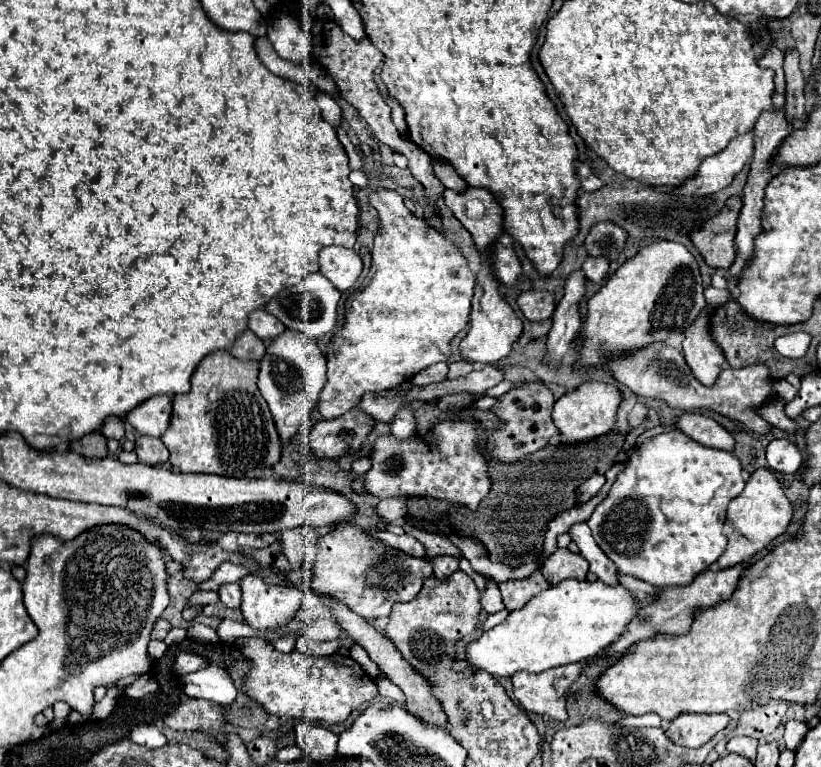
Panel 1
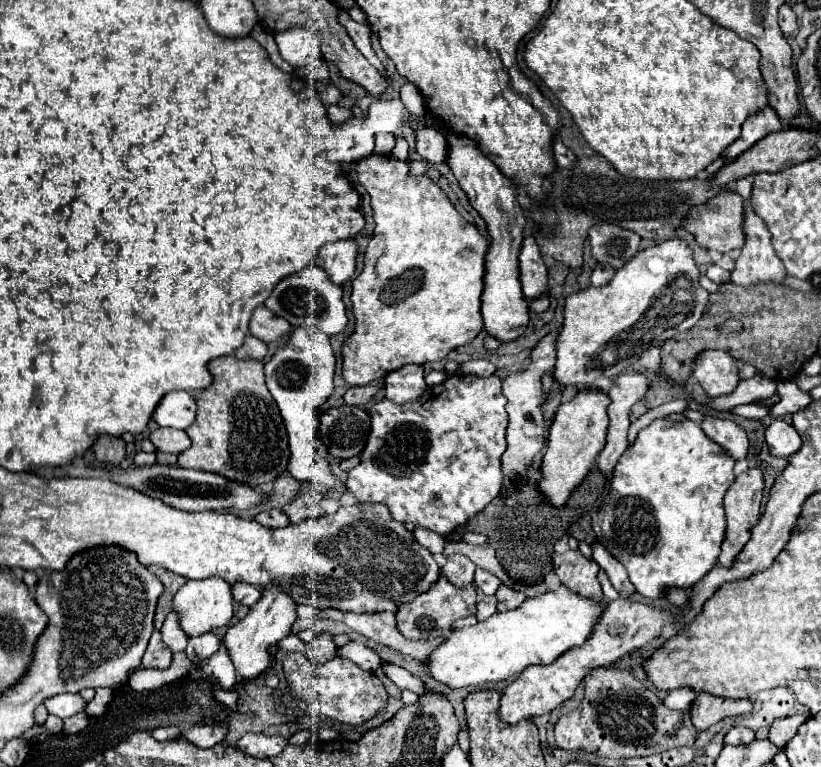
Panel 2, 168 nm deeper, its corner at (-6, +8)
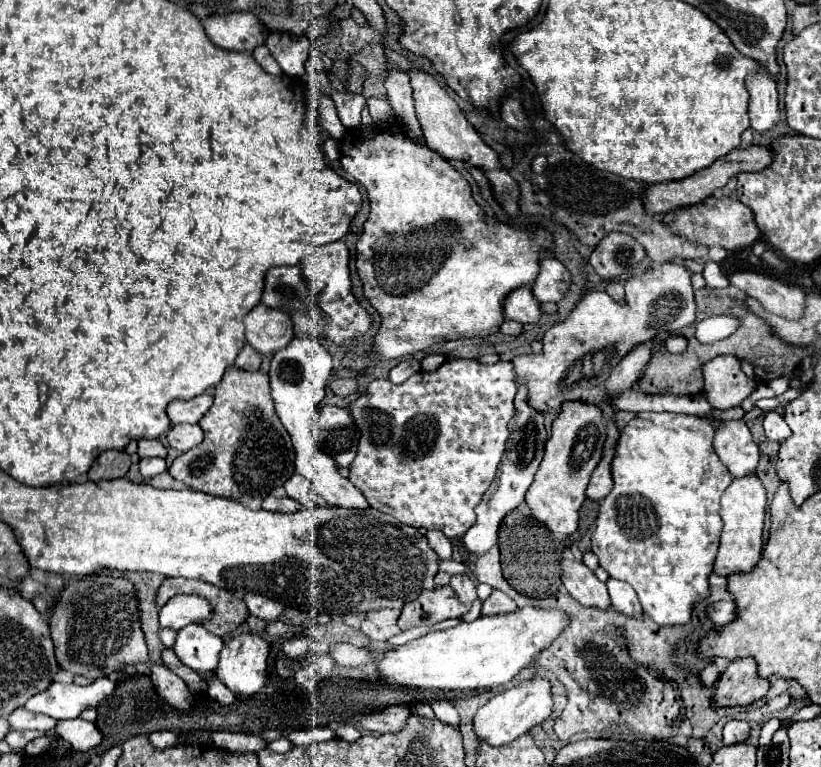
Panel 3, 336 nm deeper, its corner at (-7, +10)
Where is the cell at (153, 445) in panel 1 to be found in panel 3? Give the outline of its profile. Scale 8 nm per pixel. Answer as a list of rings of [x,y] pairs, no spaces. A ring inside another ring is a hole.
[[[172,425],[168,431],[168,443],[172,449],[184,453],[202,443],[202,429],[198,425]]]

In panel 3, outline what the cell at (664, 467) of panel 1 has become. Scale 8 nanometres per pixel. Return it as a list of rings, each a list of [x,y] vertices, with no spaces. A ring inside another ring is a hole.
[[[638,413],[624,429],[616,447],[616,457],[612,461],[612,477],[614,477],[614,489],[610,491],[608,497],[604,497],[600,501],[600,513],[596,519],[596,531],[592,535],[592,551],[598,555],[600,565],[608,571],[608,575],[628,581],[634,591],[638,593],[638,599],[642,603],[642,609],[658,623],[658,625],[684,625],[690,619],[692,607],[698,599],[708,597],[708,575],[712,571],[716,553],[718,553],[718,545],[720,545],[720,533],[722,533],[722,519],[718,515],[720,509],[720,495],[724,493],[724,489],[732,483],[732,475],[728,473],[728,467],[722,465],[722,461],[718,459],[718,455],[714,453],[712,447],[712,439],[714,439],[714,427],[696,417],[696,415],[678,415],[678,413]]]

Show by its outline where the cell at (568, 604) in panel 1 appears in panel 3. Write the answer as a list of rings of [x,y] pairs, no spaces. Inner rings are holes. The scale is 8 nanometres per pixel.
[[[524,607],[506,615],[482,615],[476,621],[458,627],[428,633],[394,651],[386,651],[378,661],[378,673],[384,685],[420,687],[420,689],[490,689],[510,683],[522,669],[530,667],[538,653],[548,649],[552,641],[568,627],[568,613],[562,609]]]

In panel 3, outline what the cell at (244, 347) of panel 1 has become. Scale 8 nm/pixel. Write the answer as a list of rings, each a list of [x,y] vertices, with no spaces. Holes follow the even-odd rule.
[[[246,343],[244,347],[242,347],[242,351],[238,353],[238,357],[236,357],[236,367],[240,367],[240,369],[248,369],[248,371],[256,371],[258,367],[260,367],[260,363],[262,363],[262,357],[260,357],[260,353],[256,353],[254,349],[250,349],[250,345]]]

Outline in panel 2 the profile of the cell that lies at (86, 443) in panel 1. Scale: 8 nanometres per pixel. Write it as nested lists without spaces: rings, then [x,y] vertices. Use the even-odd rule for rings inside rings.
[[[103,435],[93,445],[93,455],[95,455],[95,463],[117,467],[125,459],[125,441]]]

